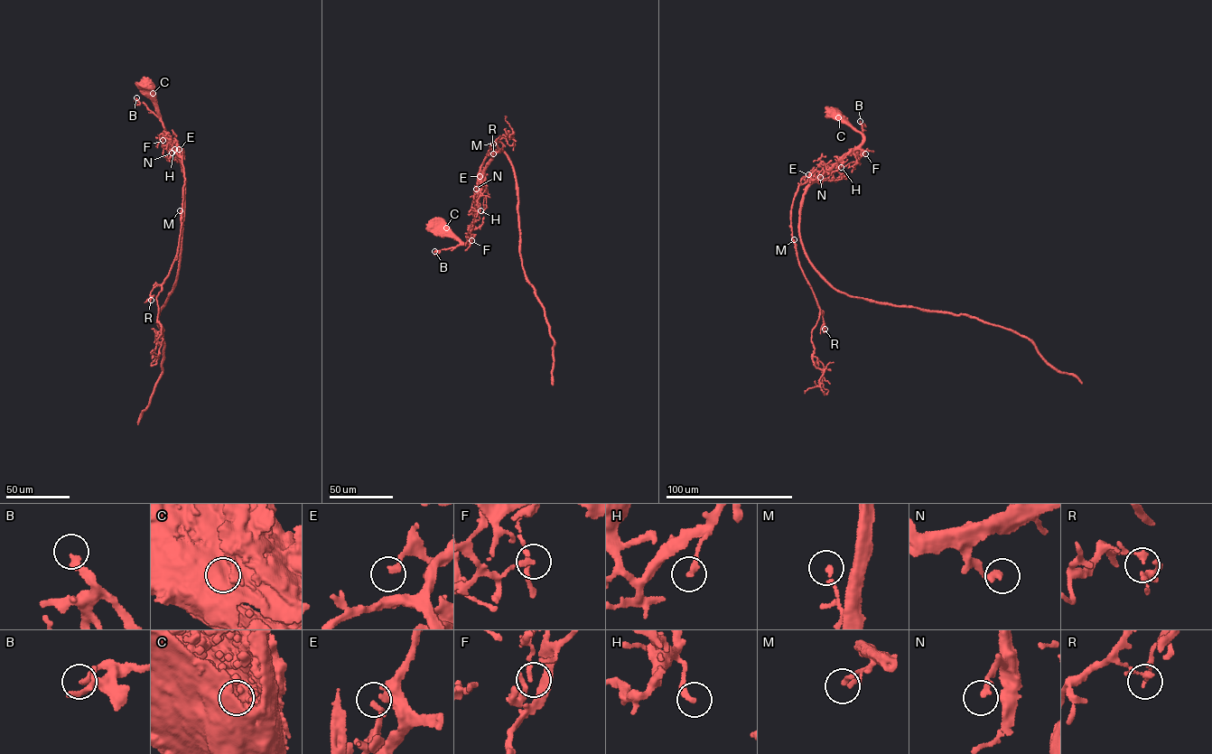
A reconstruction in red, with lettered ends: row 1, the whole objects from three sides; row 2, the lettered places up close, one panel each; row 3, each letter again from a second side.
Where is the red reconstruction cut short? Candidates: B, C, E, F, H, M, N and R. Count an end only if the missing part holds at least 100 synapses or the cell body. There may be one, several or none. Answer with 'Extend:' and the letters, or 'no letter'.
Extend: B

